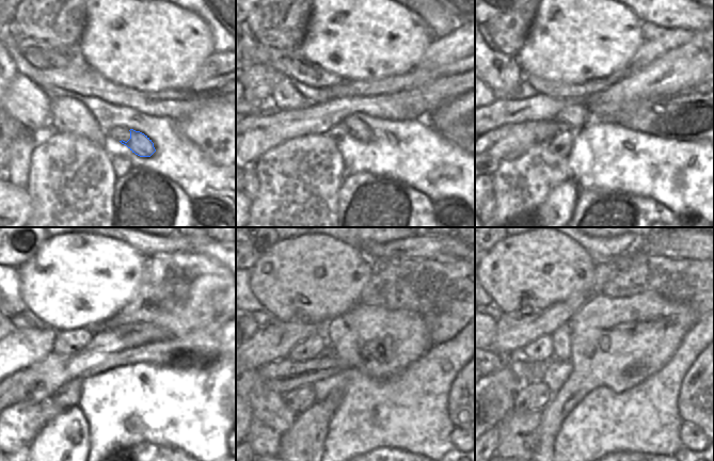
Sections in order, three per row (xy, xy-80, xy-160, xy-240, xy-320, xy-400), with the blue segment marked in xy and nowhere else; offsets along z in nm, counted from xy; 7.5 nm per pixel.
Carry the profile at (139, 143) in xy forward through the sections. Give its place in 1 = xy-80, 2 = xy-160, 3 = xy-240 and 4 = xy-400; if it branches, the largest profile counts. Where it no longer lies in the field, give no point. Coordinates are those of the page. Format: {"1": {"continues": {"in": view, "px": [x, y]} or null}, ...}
{"1": {"continues": {"in": "xy-80", "px": [359, 129]}}, "2": {"continues": {"in": "xy-160", "px": [574, 116]}}, "3": {"continues": {"in": "xy-240", "px": [68, 342]}}, "4": {"continues": {"in": "xy-400", "px": [541, 349]}}}

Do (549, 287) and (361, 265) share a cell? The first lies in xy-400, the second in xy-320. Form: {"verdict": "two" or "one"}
{"verdict": "one"}

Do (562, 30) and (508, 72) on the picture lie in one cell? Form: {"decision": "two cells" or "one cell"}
{"decision": "two cells"}

